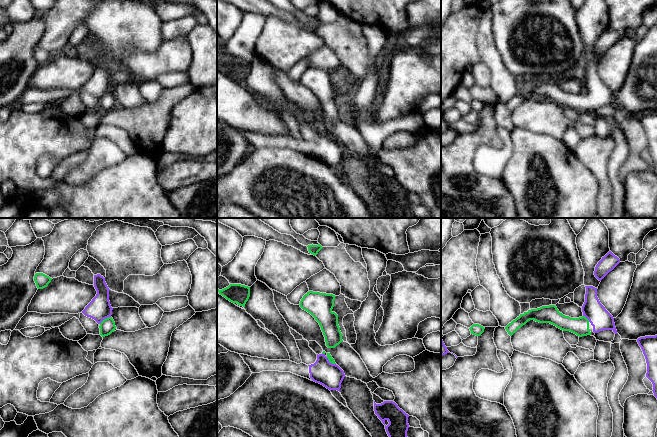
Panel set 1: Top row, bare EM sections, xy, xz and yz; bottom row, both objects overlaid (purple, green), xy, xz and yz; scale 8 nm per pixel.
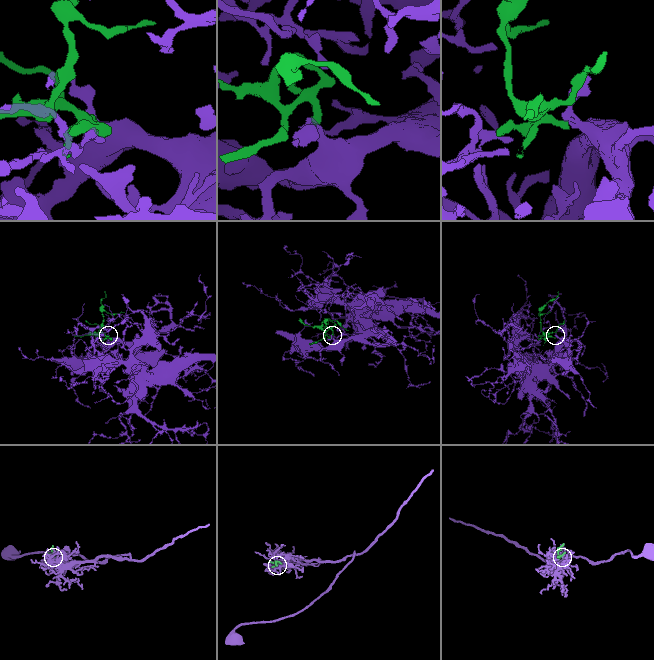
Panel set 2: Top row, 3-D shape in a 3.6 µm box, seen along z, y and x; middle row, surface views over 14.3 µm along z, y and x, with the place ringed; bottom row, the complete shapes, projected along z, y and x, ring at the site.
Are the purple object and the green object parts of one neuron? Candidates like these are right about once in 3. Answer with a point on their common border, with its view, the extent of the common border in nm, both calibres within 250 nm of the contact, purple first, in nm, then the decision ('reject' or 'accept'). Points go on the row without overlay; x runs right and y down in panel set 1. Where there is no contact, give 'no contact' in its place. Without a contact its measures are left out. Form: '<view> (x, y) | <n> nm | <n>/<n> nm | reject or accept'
xy (104, 94) | 110 nm | 180/120 nm | accept

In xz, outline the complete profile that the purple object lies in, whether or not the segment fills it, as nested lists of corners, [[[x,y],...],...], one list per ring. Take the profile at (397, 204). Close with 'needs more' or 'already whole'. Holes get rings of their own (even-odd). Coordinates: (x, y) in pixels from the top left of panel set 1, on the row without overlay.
[[[374,177],[374,187],[385,201],[390,218],[410,218],[407,213],[409,191],[395,178],[384,177],[381,180],[376,180]]]; already whole

